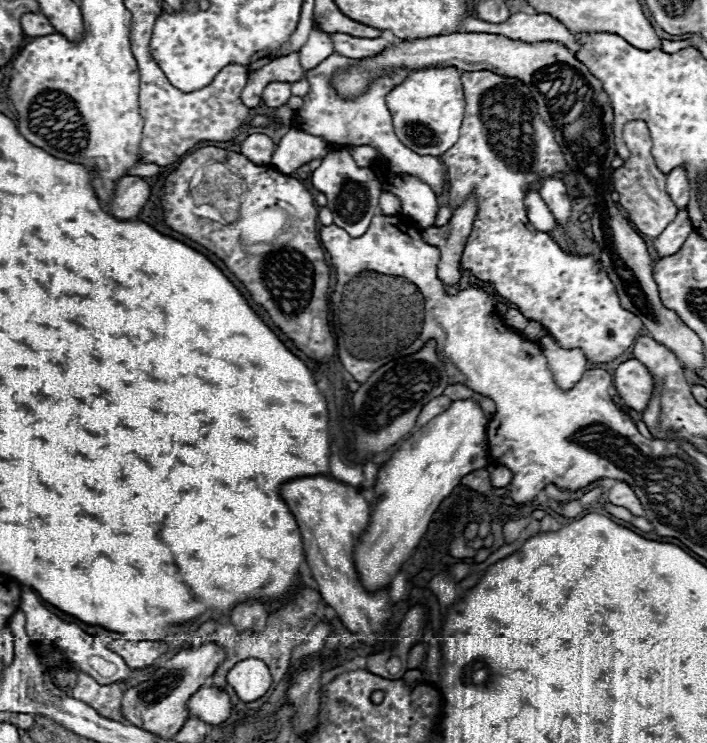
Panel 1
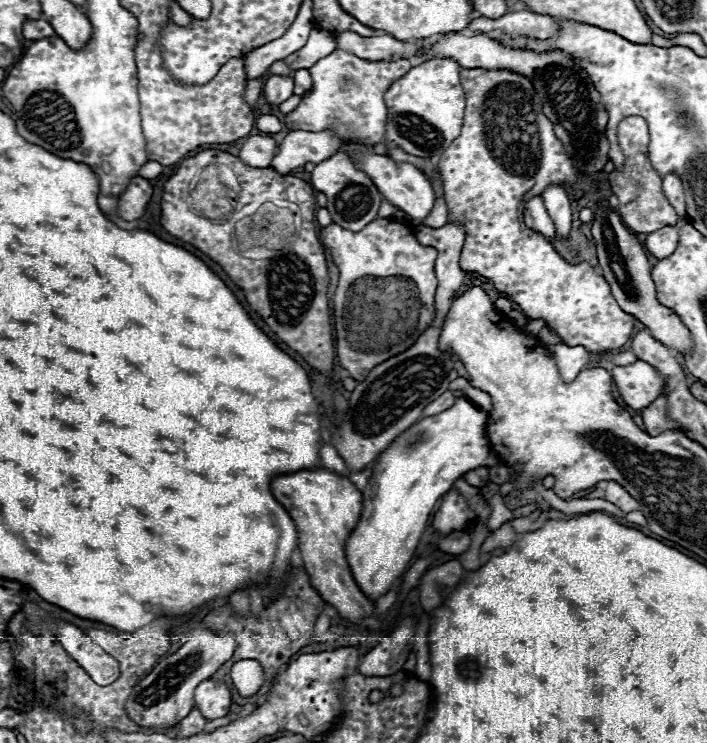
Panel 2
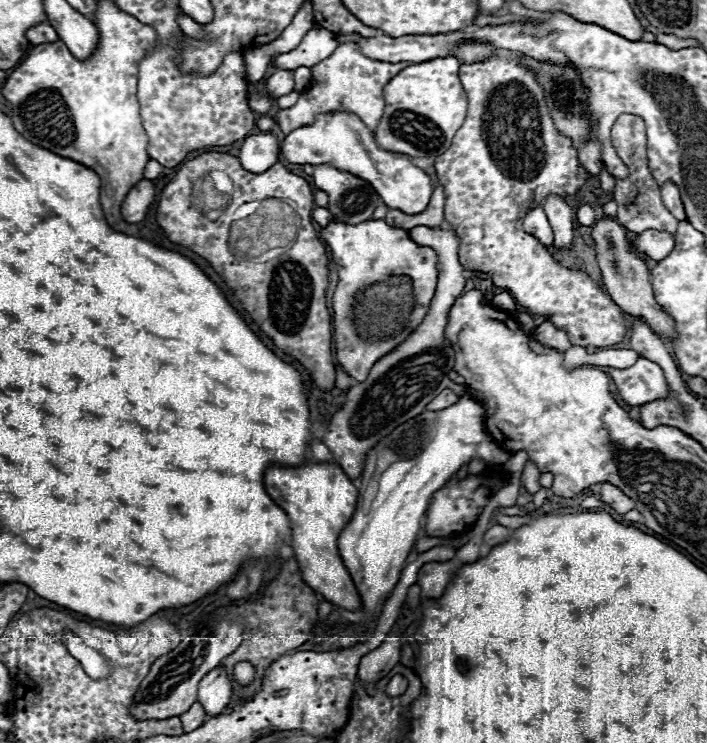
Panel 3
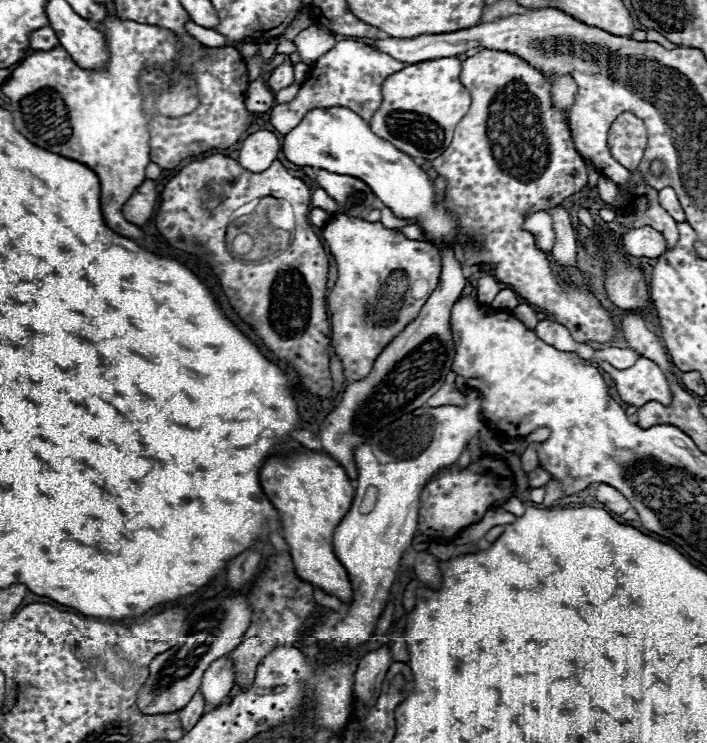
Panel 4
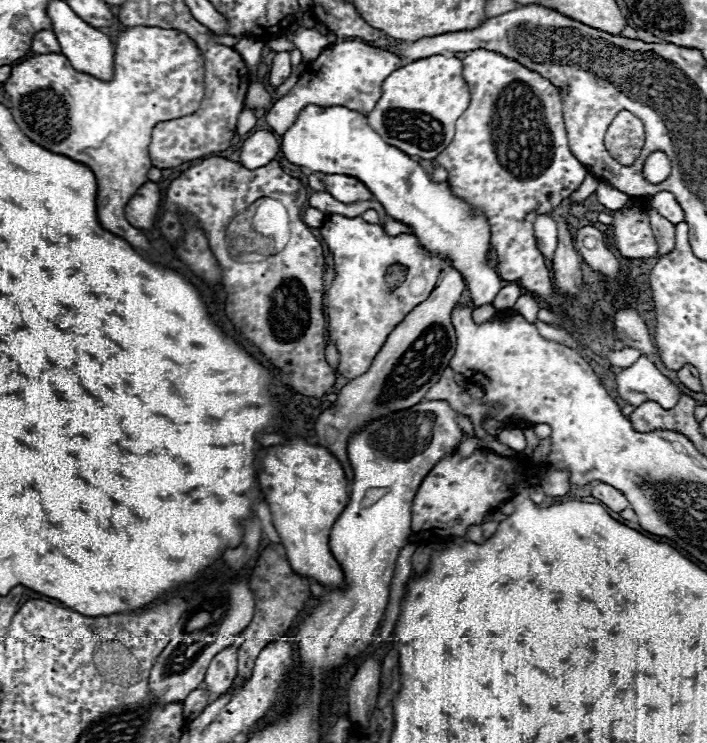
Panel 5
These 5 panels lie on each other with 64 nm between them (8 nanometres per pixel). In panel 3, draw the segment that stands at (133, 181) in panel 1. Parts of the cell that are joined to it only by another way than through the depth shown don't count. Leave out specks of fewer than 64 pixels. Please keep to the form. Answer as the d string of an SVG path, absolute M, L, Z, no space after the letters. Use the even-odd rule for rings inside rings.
M140 180L138 186L134 186L126 200L122 202L122 218L126 222L142 222L150 204L154 200L154 184L150 180Z

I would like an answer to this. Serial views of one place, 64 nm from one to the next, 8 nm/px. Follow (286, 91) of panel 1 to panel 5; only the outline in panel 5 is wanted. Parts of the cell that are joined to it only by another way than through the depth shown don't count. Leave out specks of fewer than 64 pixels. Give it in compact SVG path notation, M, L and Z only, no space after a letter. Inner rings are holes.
M278 52L270 68L270 84L280 86L290 76L290 52Z

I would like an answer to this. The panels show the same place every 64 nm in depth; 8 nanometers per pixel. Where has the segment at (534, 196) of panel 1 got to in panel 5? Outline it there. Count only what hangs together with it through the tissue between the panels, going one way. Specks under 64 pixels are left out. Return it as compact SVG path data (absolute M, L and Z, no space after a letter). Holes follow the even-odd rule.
M540 216L534 222L534 232L536 232L536 240L538 240L538 248L540 252L552 260L554 258L554 250L558 244L558 230L556 230L556 222L550 216Z

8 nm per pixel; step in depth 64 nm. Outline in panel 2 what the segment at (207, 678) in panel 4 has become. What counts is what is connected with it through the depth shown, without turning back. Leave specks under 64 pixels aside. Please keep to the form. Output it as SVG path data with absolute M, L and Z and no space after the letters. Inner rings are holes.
M208 678L198 684L194 692L194 702L206 720L216 720L228 714L232 698L224 680Z

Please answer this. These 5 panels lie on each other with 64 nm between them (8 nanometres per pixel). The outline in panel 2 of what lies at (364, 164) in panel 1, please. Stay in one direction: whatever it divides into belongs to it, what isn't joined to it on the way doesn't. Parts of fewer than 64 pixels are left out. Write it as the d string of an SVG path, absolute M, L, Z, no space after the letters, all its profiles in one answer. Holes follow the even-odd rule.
M434 58L410 68L400 80L396 80L384 94L388 108L386 118L386 144L376 144L374 152L384 154L388 148L402 148L404 152L420 158L442 154L452 140L460 134L464 118L464 90L458 76L460 66L450 58ZM428 124L434 130L428 130Z

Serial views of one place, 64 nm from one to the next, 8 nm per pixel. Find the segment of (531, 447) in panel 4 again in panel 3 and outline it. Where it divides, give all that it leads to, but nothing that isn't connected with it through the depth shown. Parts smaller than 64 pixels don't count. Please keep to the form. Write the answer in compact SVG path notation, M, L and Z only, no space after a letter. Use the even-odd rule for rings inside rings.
M528 460L526 466L524 466L524 470L522 470L522 484L524 484L524 488L526 488L530 494L534 494L534 492L538 492L538 490L542 488L542 486L538 484L538 478L540 478L538 468Z

